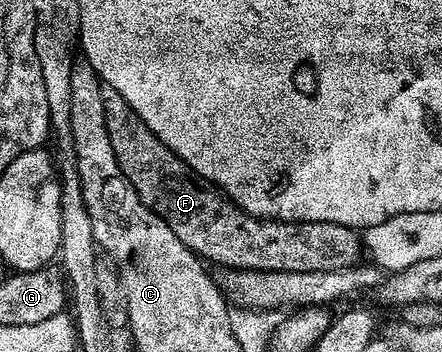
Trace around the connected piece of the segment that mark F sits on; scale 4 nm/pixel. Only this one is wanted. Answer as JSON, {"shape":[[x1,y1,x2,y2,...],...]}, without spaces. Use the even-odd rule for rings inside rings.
{"shape":[[107,85,102,89,102,105,106,109,106,130,110,132,110,145,114,149,114,157,118,157,118,165,122,169,122,173,126,177,126,181,130,181,130,185,134,185,134,193,138,193,140,200,146,204,154,213,158,213,158,217,162,217,162,221,166,221,166,225,170,225,170,230,174,233,174,237,178,237,178,241,182,241,182,245,186,245,186,249,190,249,201,259,211,263,217,263,217,268,231,269,233,271,293,271,294,273,314,273,315,271,337,271,338,269,346,269,347,267,357,266,361,262,360,251,362,252,362,239,353,228,343,227,337,223,291,223,290,221,282,221,281,219,259,219,250,213,246,213,238,204,232,202,224,192,217,189,213,183,208,183,198,173,194,173,190,169,190,165,186,165,186,161,182,161,182,157,178,157,166,145,162,145,162,141,158,141,158,137,154,137,154,133,150,133,150,129,142,121,142,117,138,117,138,113,134,113,134,109,130,109,130,105,126,105,126,101,118,93,118,89]]}

